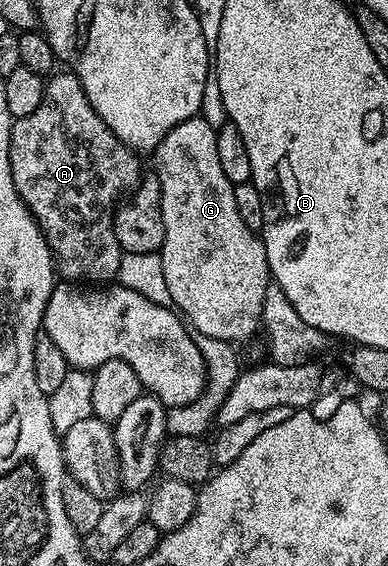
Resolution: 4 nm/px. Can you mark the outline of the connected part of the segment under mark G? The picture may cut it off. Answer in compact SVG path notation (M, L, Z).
M195 117L176 125L152 152L152 171L160 181L164 217L164 245L160 254L164 265L165 294L170 295L169 302L181 312L185 322L198 335L240 345L244 339L259 332L262 301L272 280L261 238L244 225L236 210L234 184L224 177L220 156L216 153L217 136L216 128L208 125L206 119Z

